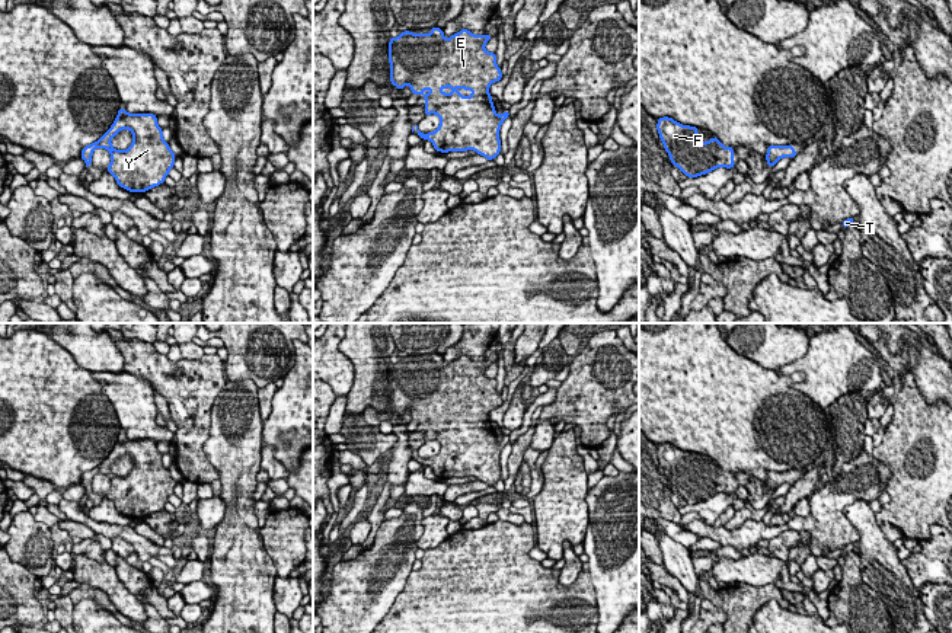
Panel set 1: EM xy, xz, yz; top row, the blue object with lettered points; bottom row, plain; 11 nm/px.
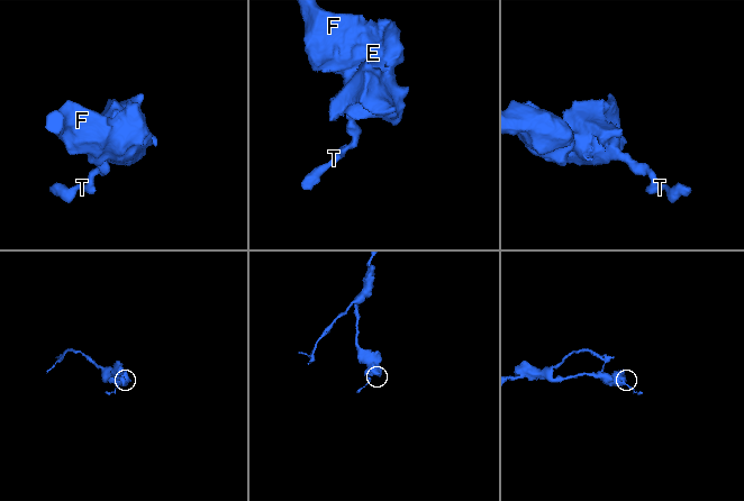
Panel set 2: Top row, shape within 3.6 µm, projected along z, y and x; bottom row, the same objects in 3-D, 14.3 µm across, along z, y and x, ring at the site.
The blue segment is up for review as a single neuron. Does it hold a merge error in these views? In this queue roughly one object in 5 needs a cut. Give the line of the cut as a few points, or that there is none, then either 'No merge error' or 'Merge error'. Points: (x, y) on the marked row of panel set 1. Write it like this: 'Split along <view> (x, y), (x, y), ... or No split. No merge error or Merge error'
No split. No merge error

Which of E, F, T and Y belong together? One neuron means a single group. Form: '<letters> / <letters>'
E F T Y

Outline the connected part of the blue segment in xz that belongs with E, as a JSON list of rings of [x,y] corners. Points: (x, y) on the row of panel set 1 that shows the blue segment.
[[[437,26],[429,33],[415,35],[405,31],[390,38],[390,83],[400,90],[409,84],[413,95],[424,96],[425,115],[440,116],[440,127],[428,134],[412,125],[412,132],[416,130],[416,135],[429,140],[437,151],[473,150],[488,160],[493,160],[501,153],[499,130],[509,112],[498,115],[489,95],[489,86],[502,79],[495,52],[485,49],[491,38],[488,33],[473,35],[472,31],[461,29],[445,39],[443,29]]]

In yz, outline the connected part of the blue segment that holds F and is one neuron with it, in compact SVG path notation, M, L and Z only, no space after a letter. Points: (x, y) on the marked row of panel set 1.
M668 116L658 118L657 130L671 163L687 178L706 175L716 167L735 166L734 148L725 147L716 135L702 143L697 127L683 125Z

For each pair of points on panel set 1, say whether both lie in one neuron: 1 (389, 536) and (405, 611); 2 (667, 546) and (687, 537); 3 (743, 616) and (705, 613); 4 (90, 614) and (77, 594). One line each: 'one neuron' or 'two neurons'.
1: two neurons
2: two neurons
3: two neurons
4: two neurons

